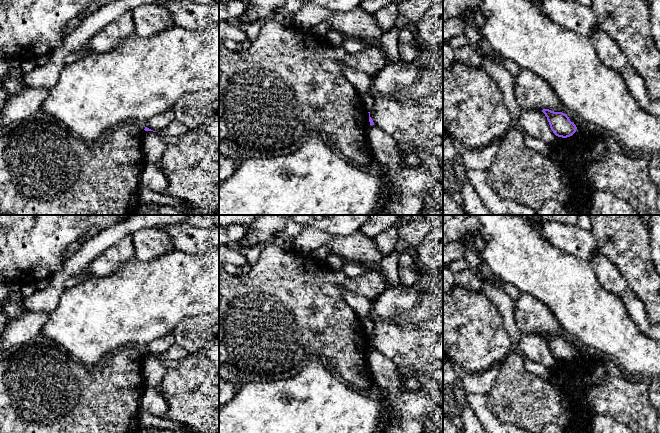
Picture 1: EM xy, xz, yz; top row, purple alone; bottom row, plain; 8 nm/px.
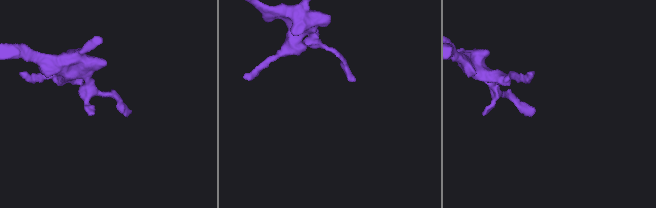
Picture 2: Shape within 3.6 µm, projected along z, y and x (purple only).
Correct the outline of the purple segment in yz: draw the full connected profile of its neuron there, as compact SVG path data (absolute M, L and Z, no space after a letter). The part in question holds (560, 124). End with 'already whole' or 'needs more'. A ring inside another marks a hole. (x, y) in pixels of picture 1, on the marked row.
M543 109L542 112L547 117L550 128L556 136L567 138L576 132L577 127L570 121L567 114L554 112L549 109Z; already whole

